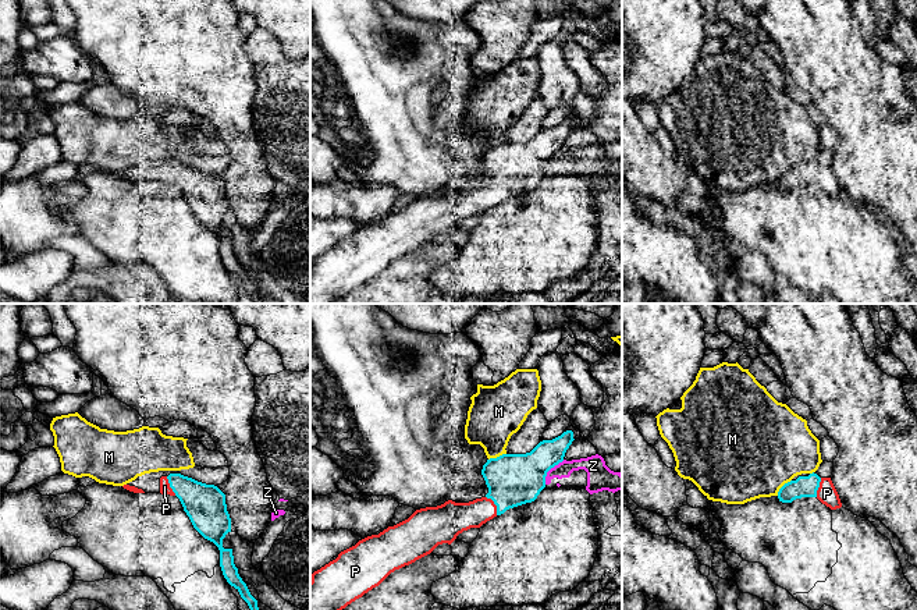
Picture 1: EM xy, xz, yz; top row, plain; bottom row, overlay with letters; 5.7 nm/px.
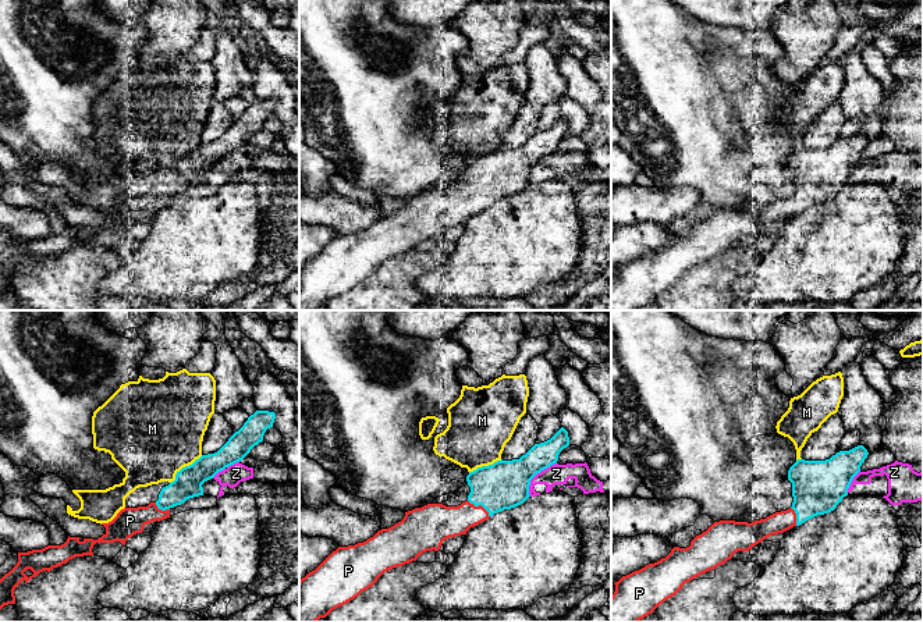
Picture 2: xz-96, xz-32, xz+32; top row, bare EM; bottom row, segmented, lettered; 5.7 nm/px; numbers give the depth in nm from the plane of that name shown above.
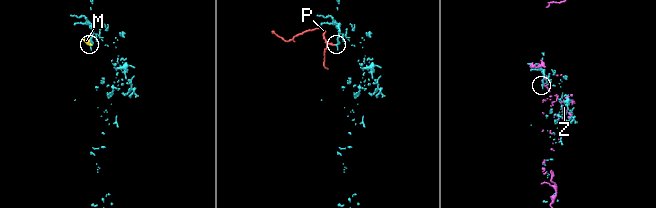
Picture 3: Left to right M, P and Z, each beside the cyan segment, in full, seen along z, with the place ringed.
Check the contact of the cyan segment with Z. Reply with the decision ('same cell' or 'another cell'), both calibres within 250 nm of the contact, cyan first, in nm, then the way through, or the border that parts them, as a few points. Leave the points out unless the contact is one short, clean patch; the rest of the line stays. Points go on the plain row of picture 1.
another cell | 300/110 nm | along xz (564, 148), (547, 160), (544, 171)

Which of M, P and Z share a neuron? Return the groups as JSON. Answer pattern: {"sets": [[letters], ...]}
{"sets": [["M", "Z"], ["P"]]}

